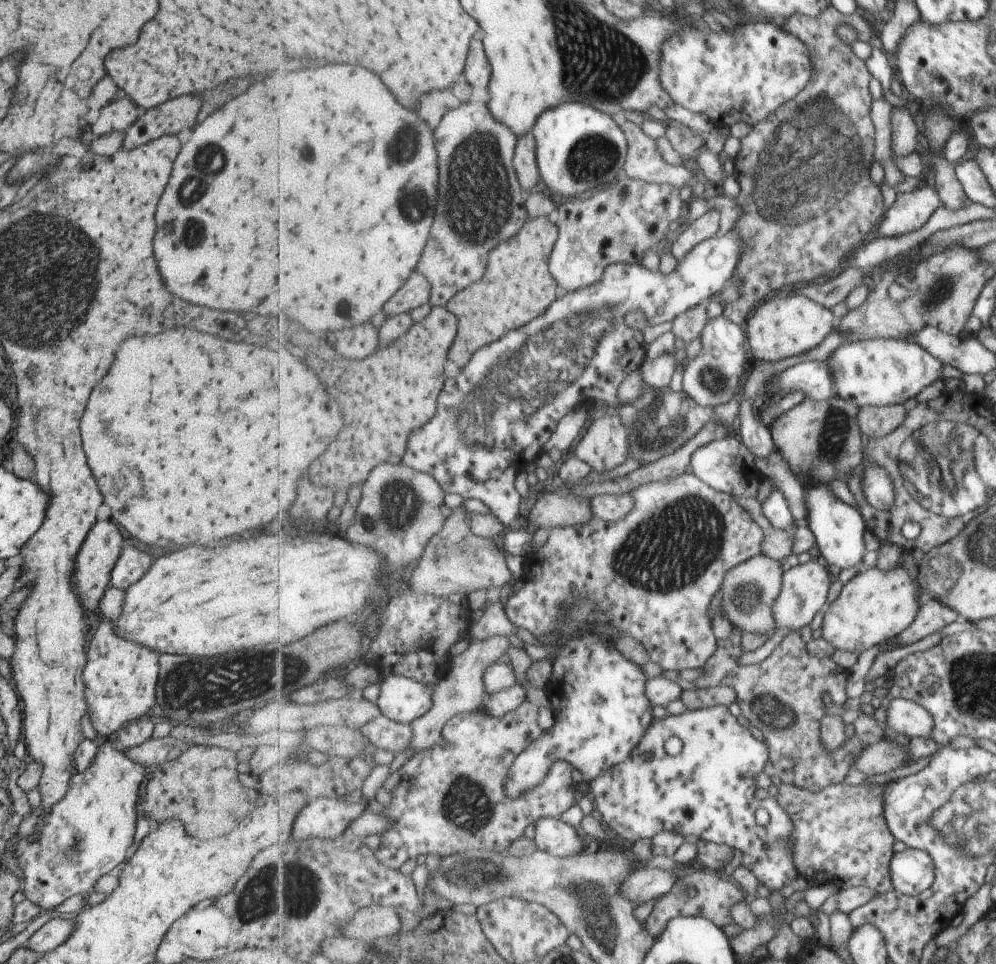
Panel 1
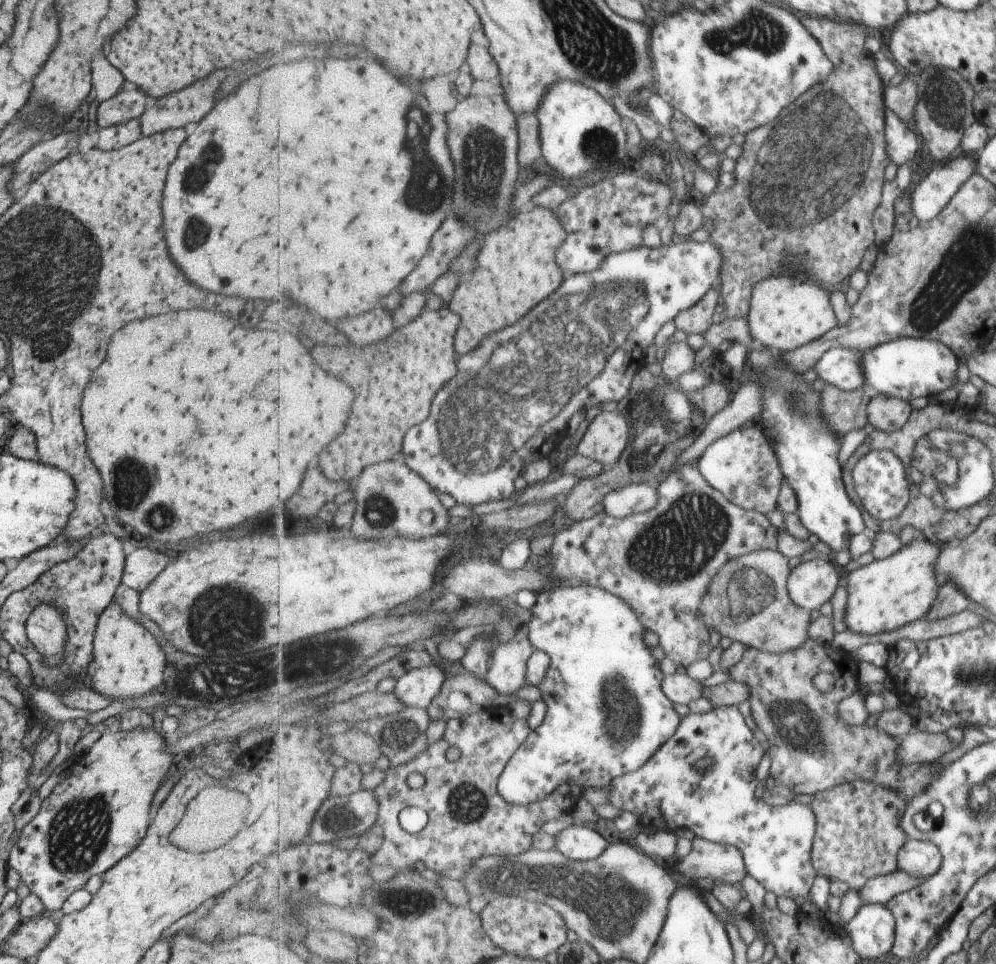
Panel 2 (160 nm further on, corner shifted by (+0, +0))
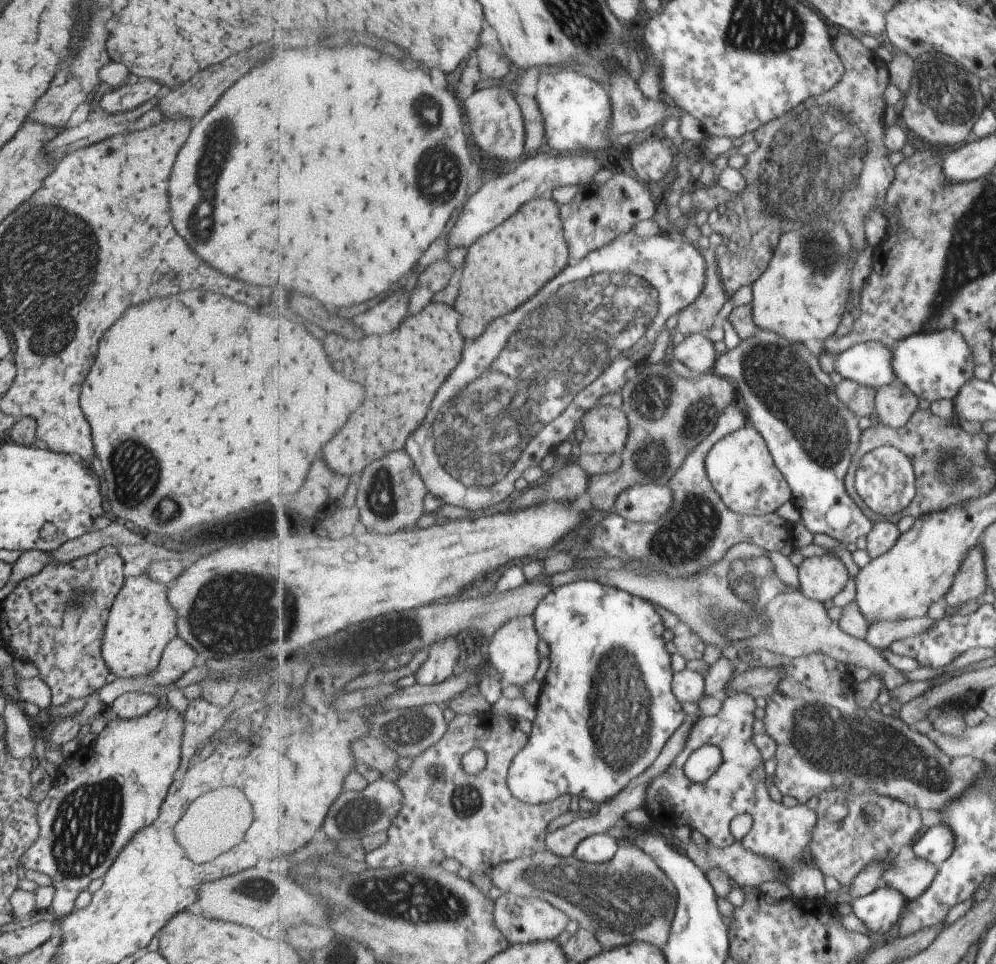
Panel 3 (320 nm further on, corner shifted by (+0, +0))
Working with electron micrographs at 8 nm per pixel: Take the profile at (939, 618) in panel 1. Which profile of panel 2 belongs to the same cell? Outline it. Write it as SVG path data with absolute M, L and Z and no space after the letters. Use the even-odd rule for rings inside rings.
M948 581L939 586L939 597L927 617L932 620L943 619L960 614L970 608L970 598L955 584Z

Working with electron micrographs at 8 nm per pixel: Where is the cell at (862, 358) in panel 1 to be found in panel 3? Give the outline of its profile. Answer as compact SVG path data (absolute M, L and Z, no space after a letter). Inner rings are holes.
M953 329L941 331L917 333L909 338L896 342L894 350L894 372L897 373L898 380L907 385L919 398L924 398L929 402L935 400L952 400L958 388L969 378L973 379L974 358L970 358L969 350L961 333Z

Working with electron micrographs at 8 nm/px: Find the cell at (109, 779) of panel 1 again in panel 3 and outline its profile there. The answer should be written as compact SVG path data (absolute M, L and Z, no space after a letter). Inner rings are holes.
M167 704L163 707L157 705L155 708L152 708L147 712L147 714L142 714L138 717L133 717L132 719L120 719L117 716L110 715L110 721L97 735L92 755L85 760L85 758L80 758L77 754L74 754L71 758L67 758L67 760L65 760L58 768L52 785L45 793L43 800L38 802L38 805L36 806L36 820L38 822L38 835L36 836L36 841L20 856L19 860L23 862L24 870L38 870L39 872L43 872L43 874L47 874L47 876L51 878L51 885L54 886L56 891L50 906L53 908L53 912L57 917L61 918L73 912L73 910L75 910L73 901L77 898L77 894L82 890L86 890L91 880L101 878L111 866L111 863L117 856L119 850L129 842L129 839L137 831L140 831L140 828L146 827L156 819L158 810L166 797L167 789L174 781L173 772L177 770L180 763L180 744L182 741L183 727L184 716L179 713L177 709L174 709Z

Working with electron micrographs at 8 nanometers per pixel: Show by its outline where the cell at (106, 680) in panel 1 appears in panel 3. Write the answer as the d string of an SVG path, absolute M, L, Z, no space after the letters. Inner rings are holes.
M147 575L128 576L114 598L102 635L101 656L118 678L145 676L155 670L165 645L176 636L176 610L167 600L168 586Z

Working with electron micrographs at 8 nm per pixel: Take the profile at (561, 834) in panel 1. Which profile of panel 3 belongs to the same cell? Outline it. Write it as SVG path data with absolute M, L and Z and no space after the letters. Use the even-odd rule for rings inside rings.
M614 833L595 834L585 838L582 844L577 846L573 858L579 859L583 863L612 862L621 846L621 840Z

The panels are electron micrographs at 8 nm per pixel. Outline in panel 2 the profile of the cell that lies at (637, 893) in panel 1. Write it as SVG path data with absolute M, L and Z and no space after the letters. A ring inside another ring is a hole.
M695 836L692 841L690 853L681 859L676 868L682 875L690 880L707 880L712 878L715 882L735 884L741 882L748 874L744 854L740 848L733 845L716 843Z

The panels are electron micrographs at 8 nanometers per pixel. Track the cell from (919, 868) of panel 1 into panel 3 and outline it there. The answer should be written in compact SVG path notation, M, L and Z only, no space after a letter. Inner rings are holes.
M940 823L920 836L913 845L913 851L915 856L940 865L951 854L953 847L953 831L945 823Z

